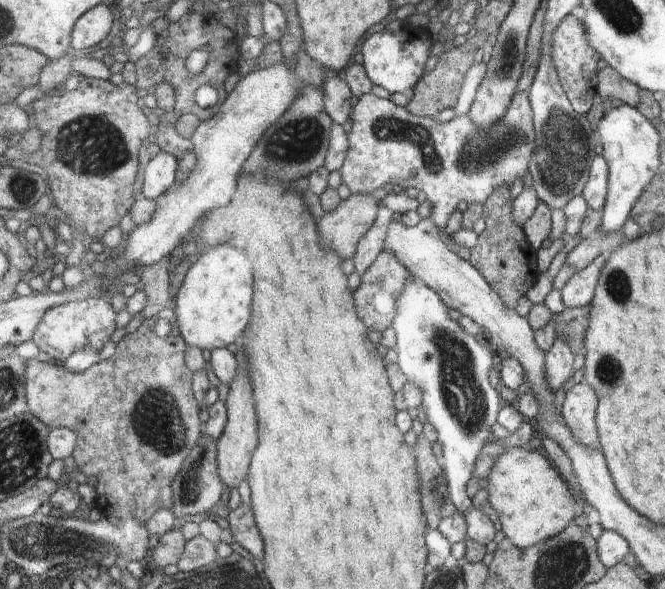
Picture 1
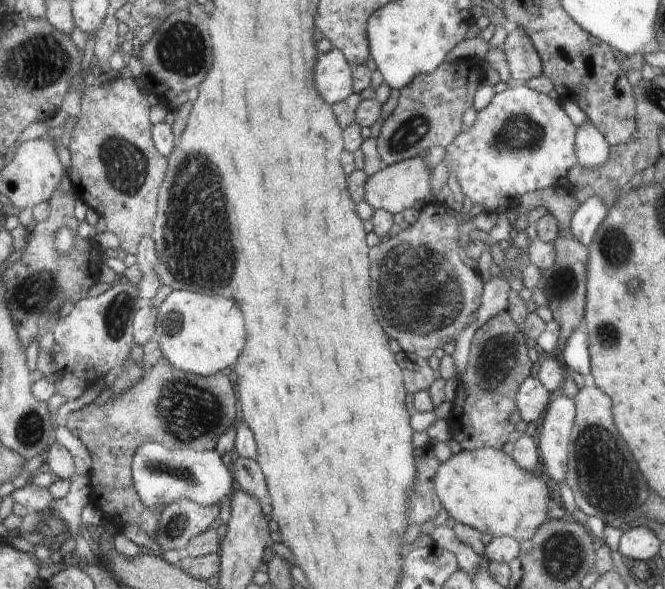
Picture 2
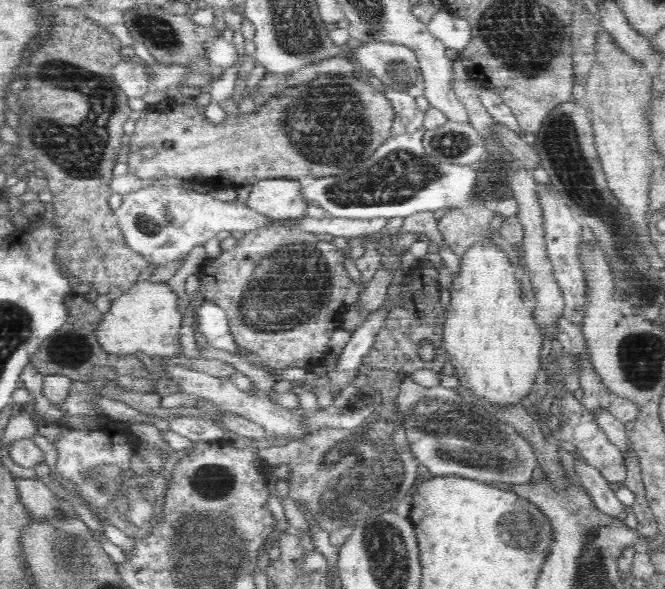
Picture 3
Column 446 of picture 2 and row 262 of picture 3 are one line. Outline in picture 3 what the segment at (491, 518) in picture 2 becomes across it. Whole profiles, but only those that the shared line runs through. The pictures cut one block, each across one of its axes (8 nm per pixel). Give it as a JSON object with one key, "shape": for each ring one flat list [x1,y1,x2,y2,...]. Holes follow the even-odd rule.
{"shape":[[476,243,472,245,468,251,466,251,460,258,460,271,456,276,453,276,451,287,449,288,449,294,447,297,450,299,450,303,446,306,445,322,443,330,443,345,446,352,449,354,450,364,455,367,456,374,460,380,460,385,464,386,464,390,467,390,473,396,478,396,480,400,486,400,499,408,510,408,514,406,516,402,520,402,520,398,524,398,526,394,530,394,530,388,533,388,534,376,541,367,540,352,542,352,542,332,538,323,534,321,534,313,532,313,532,306,522,296,524,295,521,287,520,271,516,267,512,266,512,262,508,259,508,255,498,249,498,246,485,243]]}

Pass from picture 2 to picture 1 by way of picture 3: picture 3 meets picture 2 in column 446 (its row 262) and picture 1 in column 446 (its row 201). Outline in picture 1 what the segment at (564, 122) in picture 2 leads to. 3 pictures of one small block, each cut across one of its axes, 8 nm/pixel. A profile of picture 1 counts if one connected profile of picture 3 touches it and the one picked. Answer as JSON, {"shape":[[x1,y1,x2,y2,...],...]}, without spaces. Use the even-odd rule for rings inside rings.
{"shape":[[517,91,516,95,513,97,513,101,510,104,509,111,506,112,506,115,503,119,501,119,498,123,491,125,490,127,484,129,478,129,472,121,469,120,467,115,463,115,462,117,454,117,454,119,450,122,442,123,437,120,434,120,430,117,418,117,409,112,406,107,396,106,396,104,390,102,389,99,380,99,377,98,373,93,367,93,363,96,360,96,360,100,358,100,358,104,352,108,351,112,352,118,352,128,350,128,350,133,347,135,348,138,348,149,346,152,346,157,342,166,338,170,340,172,340,176,342,177,342,183,348,188,348,191,351,194,364,194,364,195,372,195,377,194,380,195,381,191,386,184,392,184,395,189,406,190,410,187,415,188,419,192,423,192,427,200,430,201,432,205,432,213,431,216,439,229,442,237,450,238,454,242,458,244,462,244,468,249,472,249,477,242,478,236,474,231,458,231,454,232,454,234,448,236,444,231,444,225,450,216,450,212,454,210,454,206,460,202,460,200,467,200,469,204,471,203,486,203,486,200,493,194,497,188,502,185,505,187,508,185,512,186,514,180,519,177,523,178,525,175,526,169,529,168,529,164,531,162,531,156,533,155,535,148,535,130,533,125,533,113,530,107,530,100,527,92]]}

